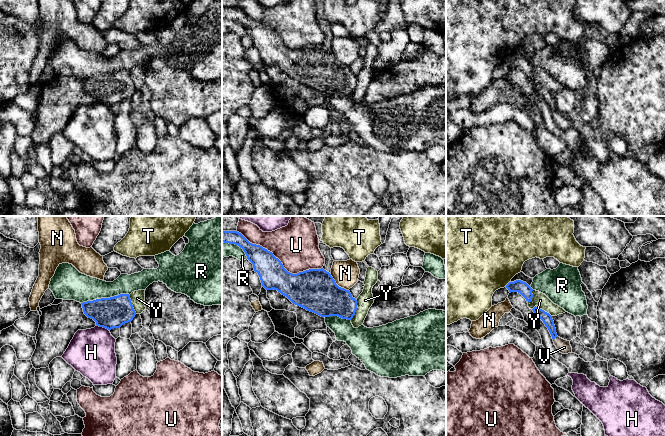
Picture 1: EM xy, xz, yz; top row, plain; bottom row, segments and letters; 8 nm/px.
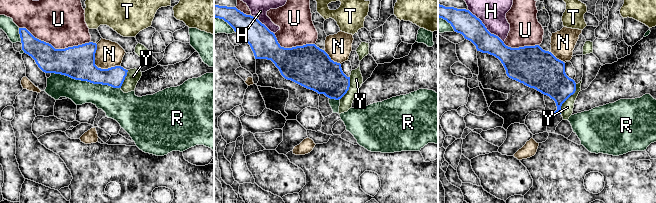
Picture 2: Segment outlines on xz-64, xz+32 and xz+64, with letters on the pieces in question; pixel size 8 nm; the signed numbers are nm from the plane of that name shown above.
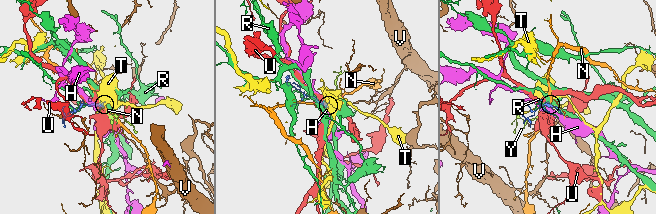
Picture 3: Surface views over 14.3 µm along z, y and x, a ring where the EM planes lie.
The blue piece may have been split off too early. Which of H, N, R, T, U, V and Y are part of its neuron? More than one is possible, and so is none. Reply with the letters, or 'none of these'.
V

